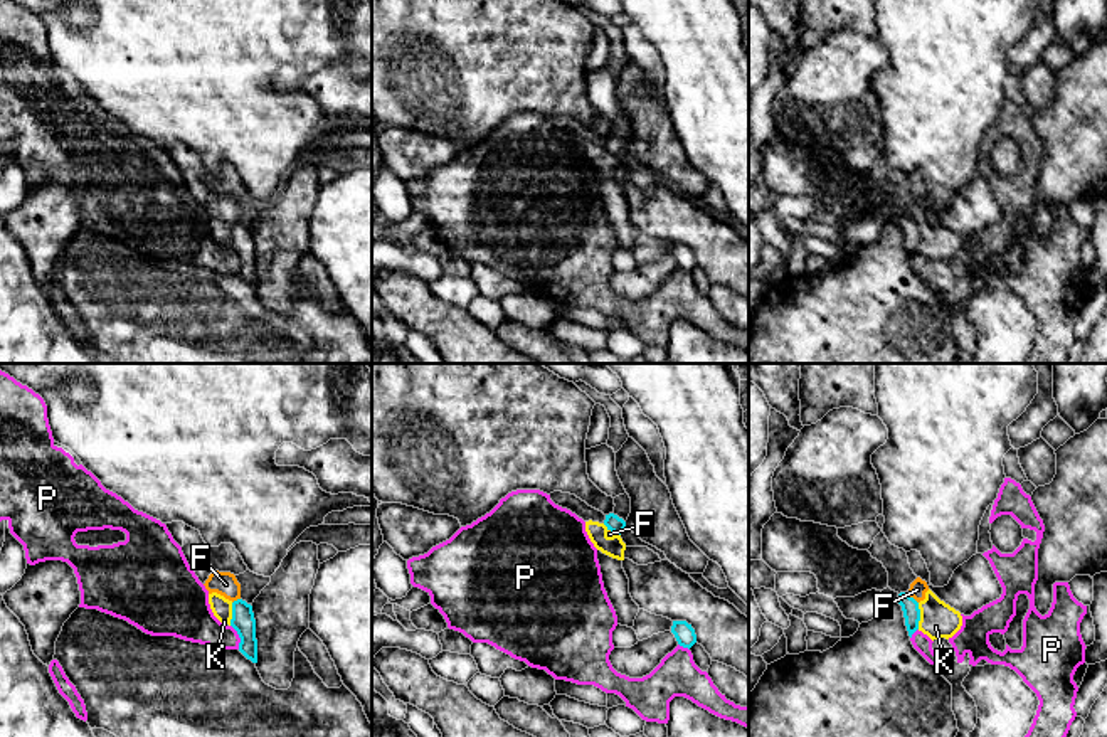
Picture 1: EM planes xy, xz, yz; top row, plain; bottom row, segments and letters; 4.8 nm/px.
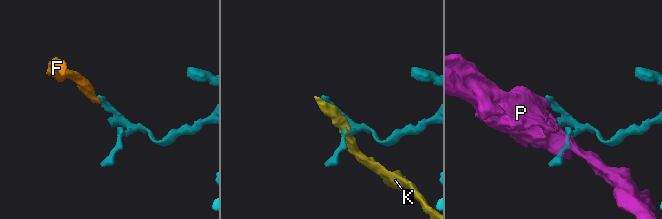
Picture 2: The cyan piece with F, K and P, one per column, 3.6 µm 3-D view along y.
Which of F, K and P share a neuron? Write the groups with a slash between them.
F K / P

